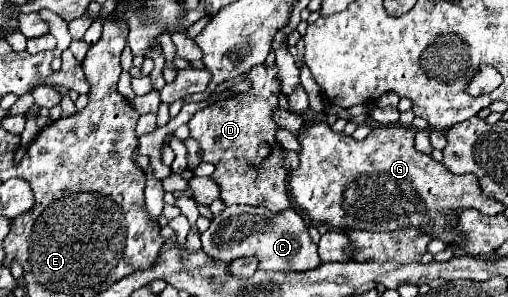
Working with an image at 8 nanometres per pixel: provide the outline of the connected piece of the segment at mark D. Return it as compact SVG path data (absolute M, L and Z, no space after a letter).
M254 66L246 74L246 80L250 80L250 84L252 84L248 92L244 92L238 98L230 98L230 100L206 106L190 118L190 122L188 122L190 138L194 138L198 142L202 162L214 164L216 170L212 172L210 178L220 186L220 200L226 206L248 204L248 206L268 208L270 212L282 212L282 210L290 208L290 198L286 192L286 176L288 176L290 166L278 154L278 152L282 152L282 148L276 142L278 126L272 120L272 112L278 110L278 96L282 94L282 90L278 88L278 68L276 66L270 66L270 68Z

